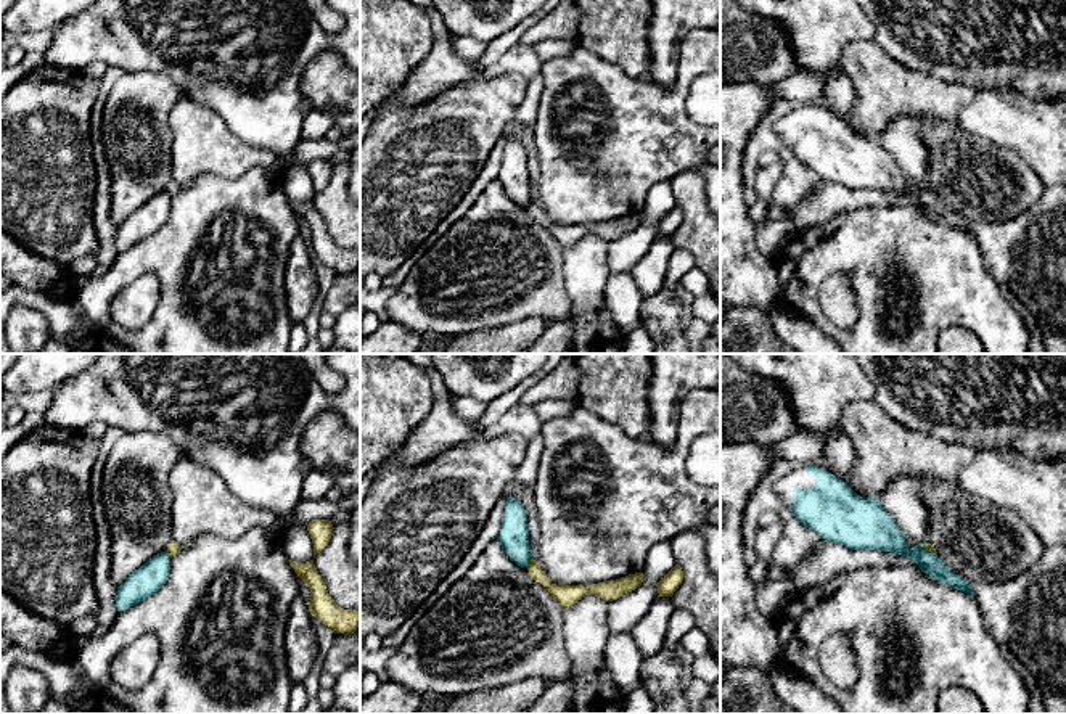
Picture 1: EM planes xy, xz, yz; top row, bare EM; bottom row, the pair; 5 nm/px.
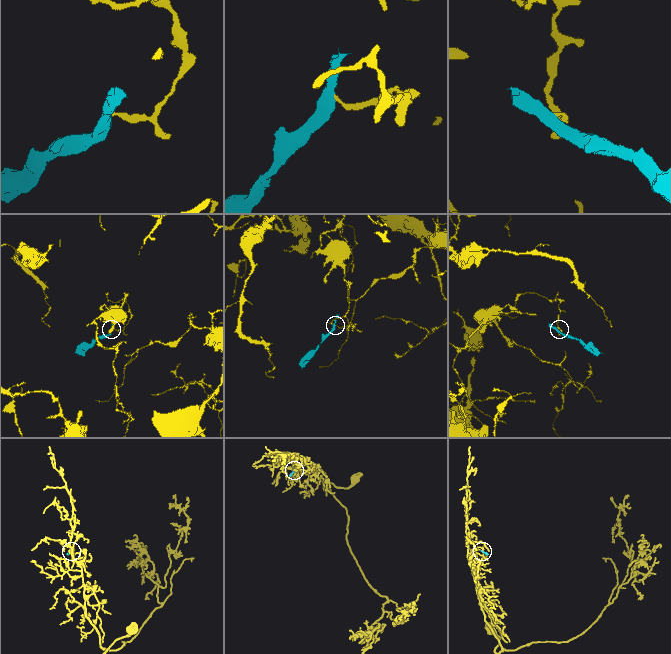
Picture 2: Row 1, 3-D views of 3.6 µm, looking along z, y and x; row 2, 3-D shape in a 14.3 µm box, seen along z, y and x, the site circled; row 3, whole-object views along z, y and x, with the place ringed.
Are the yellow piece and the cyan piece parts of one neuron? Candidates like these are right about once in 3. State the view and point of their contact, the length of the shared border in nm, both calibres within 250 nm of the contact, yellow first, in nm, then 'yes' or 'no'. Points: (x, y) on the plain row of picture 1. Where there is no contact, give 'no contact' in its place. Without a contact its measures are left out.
xz (529, 203) | 60 nm | 110/150 nm | no

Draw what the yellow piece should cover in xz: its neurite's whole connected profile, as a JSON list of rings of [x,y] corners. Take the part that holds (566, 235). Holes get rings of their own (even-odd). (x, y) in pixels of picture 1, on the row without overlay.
[[[532,198],[527,206],[529,215],[540,222],[561,246],[572,246],[585,235],[595,235],[606,241],[613,241],[642,225],[643,212],[629,214],[616,220],[584,225],[556,225],[548,220],[539,203]]]

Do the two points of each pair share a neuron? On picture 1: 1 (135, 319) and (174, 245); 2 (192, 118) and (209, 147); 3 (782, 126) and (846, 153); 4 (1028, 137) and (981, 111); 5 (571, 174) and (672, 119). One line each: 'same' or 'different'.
1: different
2: same
3: same
4: same
5: same

